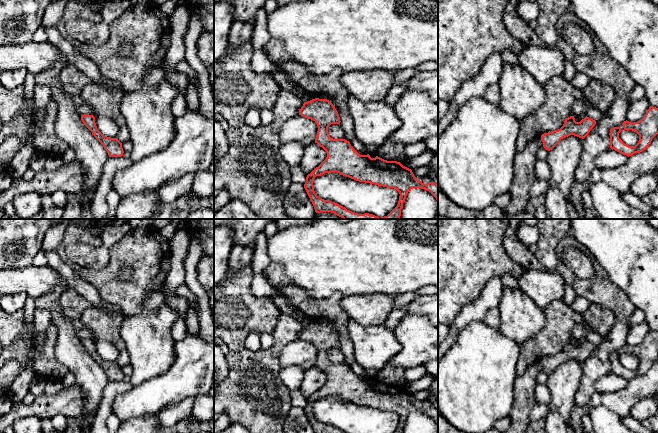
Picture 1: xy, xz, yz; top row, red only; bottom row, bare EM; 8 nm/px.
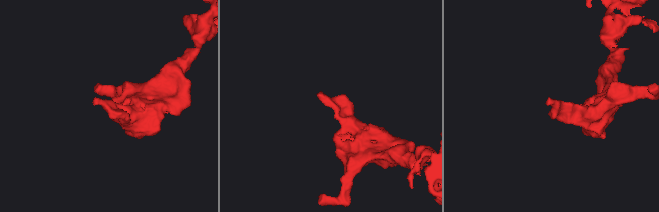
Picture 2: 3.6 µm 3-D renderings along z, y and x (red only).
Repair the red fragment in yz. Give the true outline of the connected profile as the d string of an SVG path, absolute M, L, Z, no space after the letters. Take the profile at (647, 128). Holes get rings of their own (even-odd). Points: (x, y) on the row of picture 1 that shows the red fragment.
M650 106L640 121L631 123L626 120L622 125L624 130L632 130L639 135L638 143L635 146L625 144L619 138L619 133L622 131L621 128L613 127L609 133L610 148L628 157L635 153L642 152L658 134L658 108Z

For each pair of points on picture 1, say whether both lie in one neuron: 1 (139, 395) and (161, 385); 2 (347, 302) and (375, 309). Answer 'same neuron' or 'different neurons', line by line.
1: same neuron
2: same neuron

